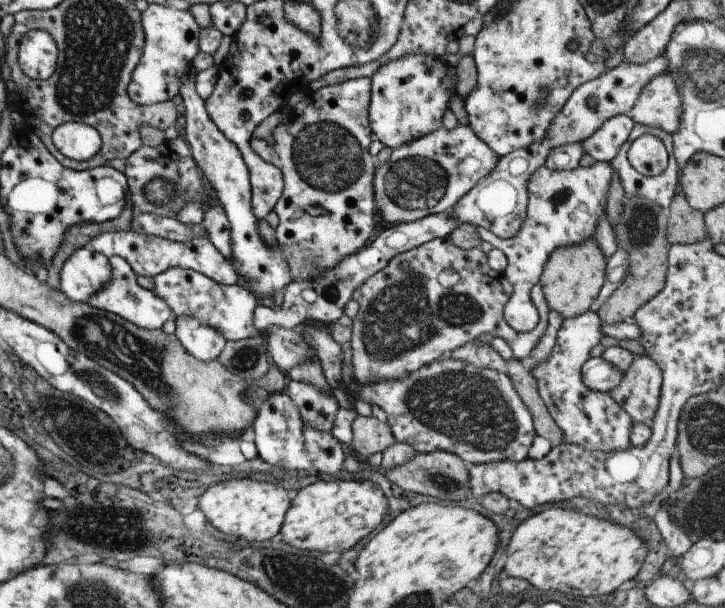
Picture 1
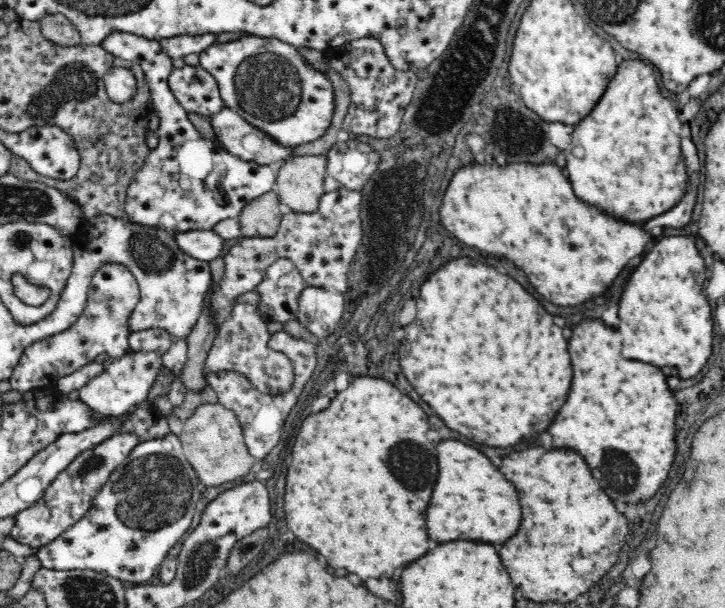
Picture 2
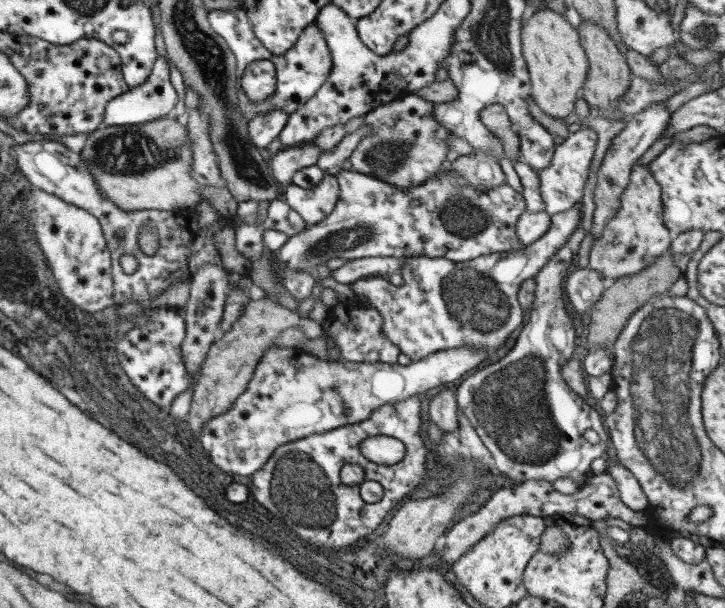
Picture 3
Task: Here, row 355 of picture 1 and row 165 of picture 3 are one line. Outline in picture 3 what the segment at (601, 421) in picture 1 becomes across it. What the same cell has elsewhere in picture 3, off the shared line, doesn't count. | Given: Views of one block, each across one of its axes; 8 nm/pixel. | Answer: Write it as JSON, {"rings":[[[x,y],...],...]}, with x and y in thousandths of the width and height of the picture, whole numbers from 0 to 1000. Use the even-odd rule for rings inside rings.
{"rings":[[[801,211],[799,217],[785,220],[785,227],[779,234],[766,240],[760,270],[752,280],[741,283],[743,296],[746,296],[746,326],[752,329],[752,349],[757,349],[763,355],[763,352],[771,352],[771,349],[790,342],[801,329],[804,306],[810,299],[812,266],[815,266],[818,250],[821,250],[821,237],[823,237],[821,217]]]}

